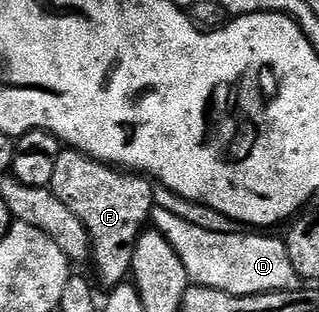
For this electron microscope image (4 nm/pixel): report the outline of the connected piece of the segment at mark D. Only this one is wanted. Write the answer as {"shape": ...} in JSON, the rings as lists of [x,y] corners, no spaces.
{"shape":[[[154,206],[150,215],[152,228],[167,237],[175,249],[190,282],[194,286],[222,289],[232,296],[258,295],[263,292],[297,291],[303,280],[298,277],[282,238],[267,237],[265,233],[214,233]]]}

